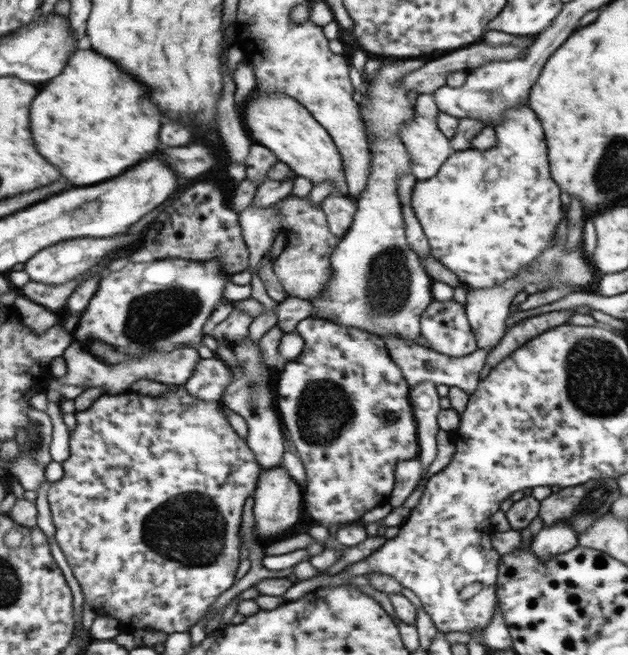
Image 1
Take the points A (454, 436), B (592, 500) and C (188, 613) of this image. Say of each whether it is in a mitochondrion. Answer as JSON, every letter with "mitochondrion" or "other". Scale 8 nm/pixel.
{"A":"other","B":"mitochondrion","C":"other"}

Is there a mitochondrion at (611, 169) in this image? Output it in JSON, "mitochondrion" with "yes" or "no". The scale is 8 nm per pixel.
{"mitochondrion":"yes"}

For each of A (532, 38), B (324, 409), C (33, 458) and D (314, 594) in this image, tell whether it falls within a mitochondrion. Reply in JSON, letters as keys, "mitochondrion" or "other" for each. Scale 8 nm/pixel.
{"A":"other","B":"mitochondrion","C":"mitochondrion","D":"other"}

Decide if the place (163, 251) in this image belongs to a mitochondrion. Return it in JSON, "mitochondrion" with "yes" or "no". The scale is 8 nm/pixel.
{"mitochondrion":"no"}

